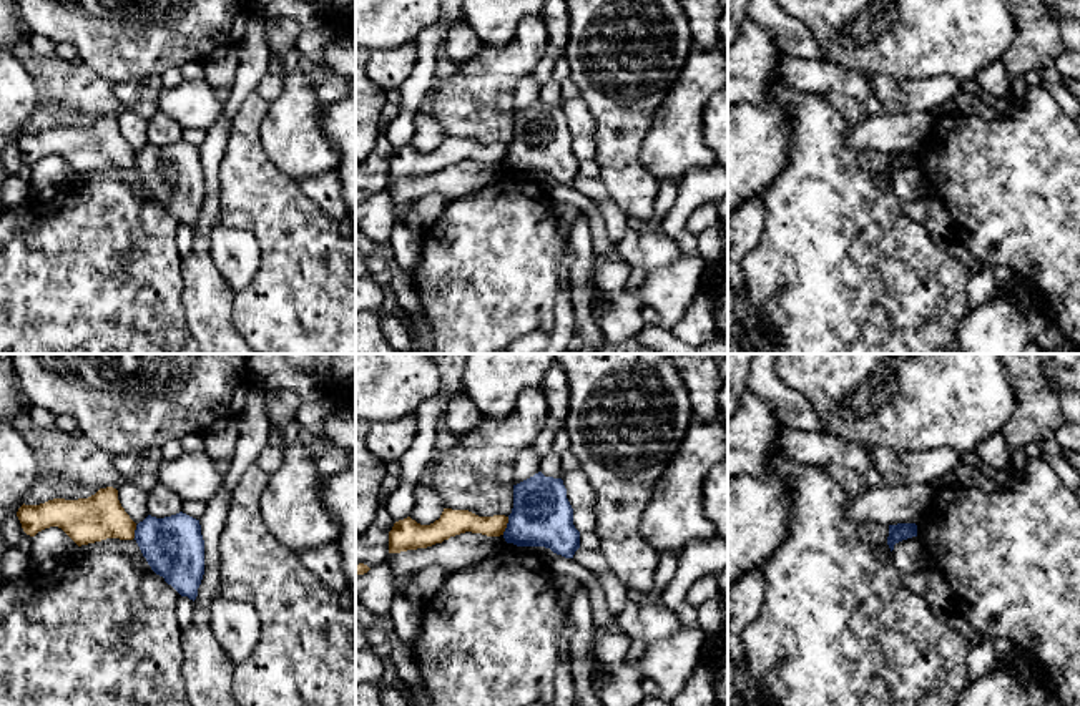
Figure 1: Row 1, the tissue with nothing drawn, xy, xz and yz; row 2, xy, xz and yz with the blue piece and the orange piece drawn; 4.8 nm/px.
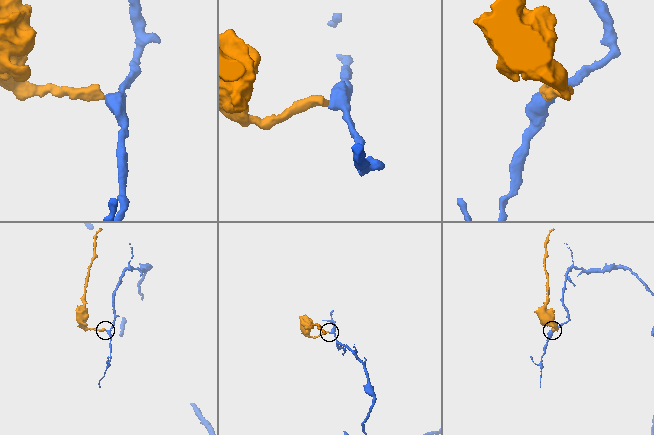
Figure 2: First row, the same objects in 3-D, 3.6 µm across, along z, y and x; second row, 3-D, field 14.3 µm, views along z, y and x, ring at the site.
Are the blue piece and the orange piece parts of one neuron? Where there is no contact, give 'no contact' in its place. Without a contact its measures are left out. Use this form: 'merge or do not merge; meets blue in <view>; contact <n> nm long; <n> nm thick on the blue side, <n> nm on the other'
do not merge; meets blue in xz; contact 90 nm long; 300 nm thick on the blue side, 120 nm on the other

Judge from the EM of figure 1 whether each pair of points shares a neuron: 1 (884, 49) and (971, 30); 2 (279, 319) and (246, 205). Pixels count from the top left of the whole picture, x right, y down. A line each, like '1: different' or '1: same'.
1: same
2: same

